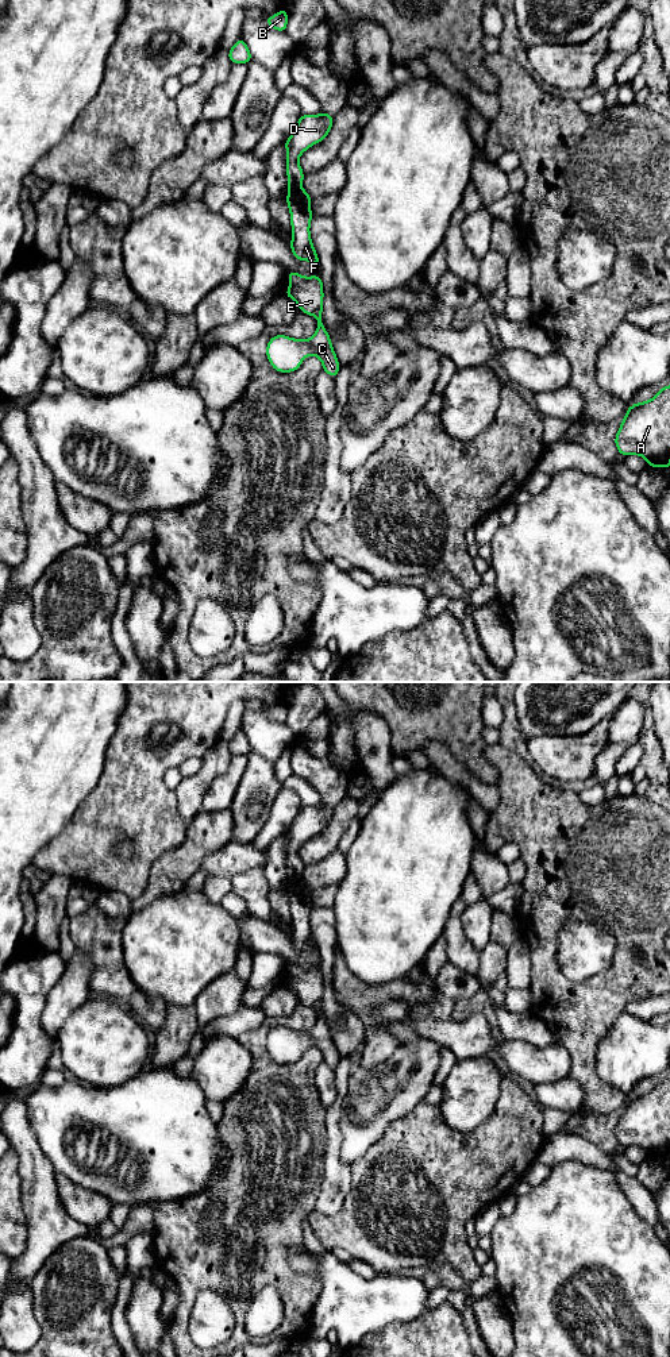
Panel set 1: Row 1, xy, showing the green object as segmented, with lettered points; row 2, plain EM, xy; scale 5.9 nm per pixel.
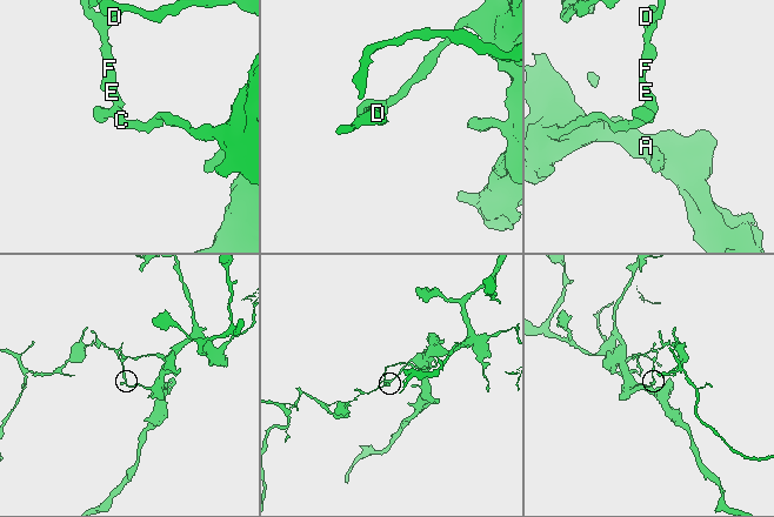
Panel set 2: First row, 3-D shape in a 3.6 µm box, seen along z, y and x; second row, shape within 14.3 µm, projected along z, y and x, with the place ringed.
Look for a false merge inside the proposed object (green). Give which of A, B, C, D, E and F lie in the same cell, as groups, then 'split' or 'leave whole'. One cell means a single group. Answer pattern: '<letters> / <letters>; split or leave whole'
A C E F / B D; split

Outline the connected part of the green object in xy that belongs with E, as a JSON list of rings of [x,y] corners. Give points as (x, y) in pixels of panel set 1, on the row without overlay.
[[[297,963],[286,965],[290,976],[285,984],[293,990],[300,1002],[312,1006],[317,1011],[317,1021],[311,1030],[299,1032],[285,1026],[273,1028],[266,1037],[266,1046],[272,1059],[281,1064],[292,1064],[300,1060],[305,1048],[315,1046],[321,1052],[323,1061],[335,1069],[340,1056],[336,1050],[330,1026],[321,1013],[323,974],[320,967],[303,968]]]

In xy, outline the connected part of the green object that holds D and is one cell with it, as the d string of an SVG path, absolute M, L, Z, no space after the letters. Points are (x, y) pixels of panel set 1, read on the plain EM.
M326 803L320 806L303 806L297 813L286 837L288 882L301 879L304 864L299 856L300 847L311 837L321 833L332 818L334 809Z

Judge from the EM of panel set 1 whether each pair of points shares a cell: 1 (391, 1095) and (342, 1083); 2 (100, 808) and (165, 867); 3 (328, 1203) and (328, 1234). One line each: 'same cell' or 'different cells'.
1: different cells
2: different cells
3: different cells

